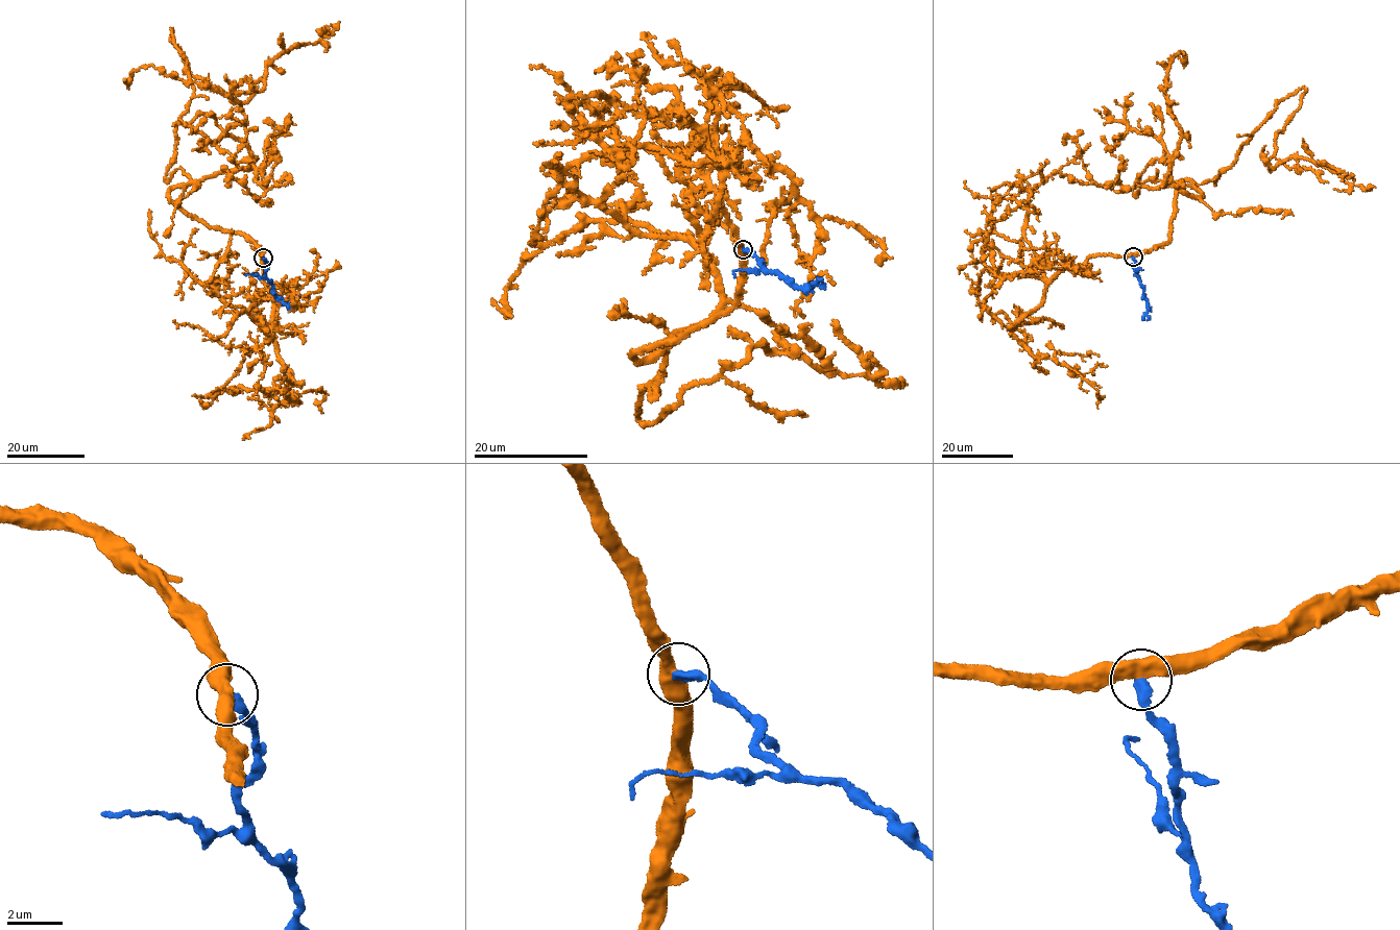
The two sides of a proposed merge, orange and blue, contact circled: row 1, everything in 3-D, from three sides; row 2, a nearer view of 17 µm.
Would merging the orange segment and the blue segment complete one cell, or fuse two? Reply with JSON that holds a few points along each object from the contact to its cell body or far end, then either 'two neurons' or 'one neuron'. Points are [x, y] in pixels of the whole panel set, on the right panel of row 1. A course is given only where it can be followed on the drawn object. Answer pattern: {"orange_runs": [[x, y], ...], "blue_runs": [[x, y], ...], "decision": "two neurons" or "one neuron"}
{"orange_runs": [[1133, 257], [1166, 245], [1179, 184], [1215, 182], [1303, 88], [1270, 169], [1300, 156], [1353, 184], [1318, 160]], "blue_runs": [[1133, 257], [1148, 301], [1142, 320]], "decision": "two neurons"}

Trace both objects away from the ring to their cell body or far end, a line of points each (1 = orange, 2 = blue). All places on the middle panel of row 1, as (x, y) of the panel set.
1: (743, 249), (731, 308), (634, 353), (667, 352), (645, 425), (763, 341), (873, 377), (833, 321)
2: (743, 249), (767, 271), (782, 276), (796, 288), (809, 287), (822, 278)

